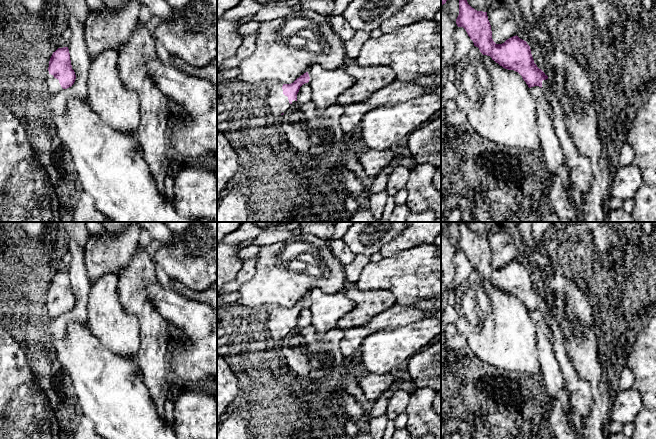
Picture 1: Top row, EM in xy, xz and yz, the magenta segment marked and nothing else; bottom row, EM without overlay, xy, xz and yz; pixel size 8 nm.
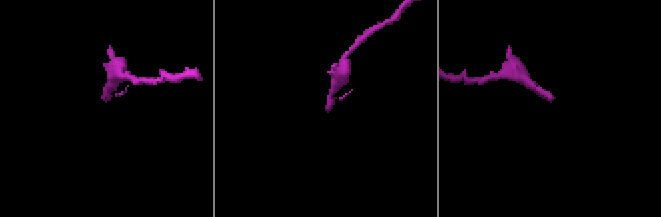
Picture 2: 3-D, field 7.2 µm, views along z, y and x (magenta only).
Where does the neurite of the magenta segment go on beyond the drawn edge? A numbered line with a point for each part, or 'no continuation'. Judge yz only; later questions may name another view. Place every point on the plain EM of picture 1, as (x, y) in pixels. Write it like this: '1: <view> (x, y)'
1: yz (565, 425)

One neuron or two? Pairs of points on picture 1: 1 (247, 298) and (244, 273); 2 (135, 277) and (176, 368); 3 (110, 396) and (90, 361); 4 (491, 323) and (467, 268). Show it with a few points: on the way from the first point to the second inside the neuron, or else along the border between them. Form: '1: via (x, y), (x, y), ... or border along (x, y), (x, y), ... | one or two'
1: border along (256, 260), (254, 274), (237, 290) | two
2: border along (170, 352), (169, 376) | two
3: via (108, 387), (95, 370) | one
4: border along (474, 270), (454, 289) | two

